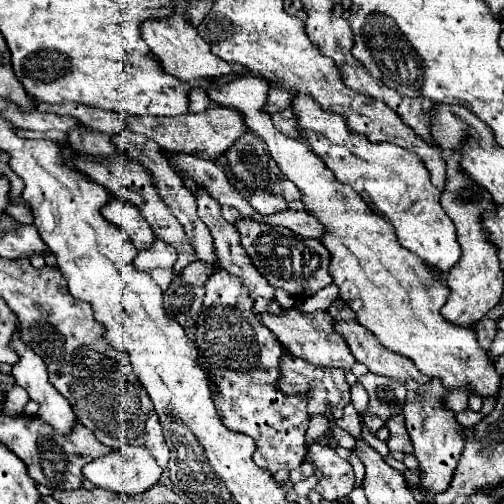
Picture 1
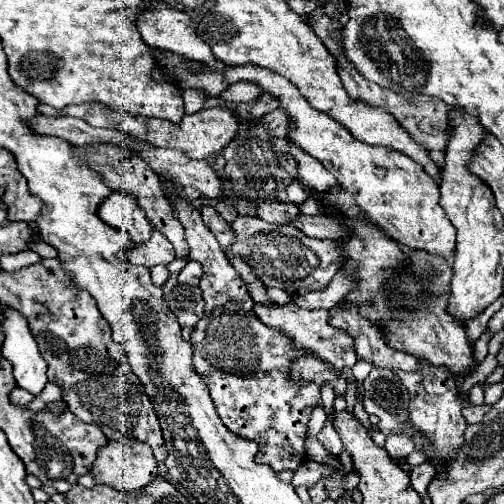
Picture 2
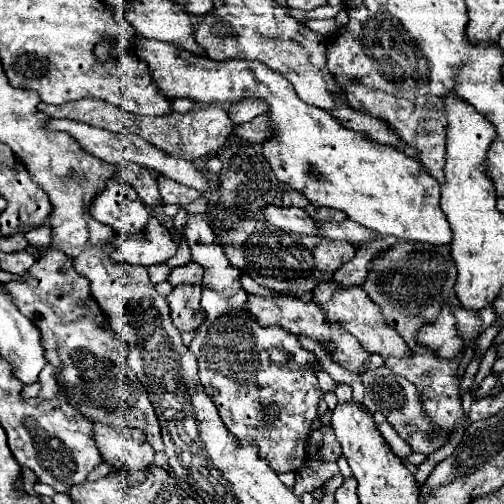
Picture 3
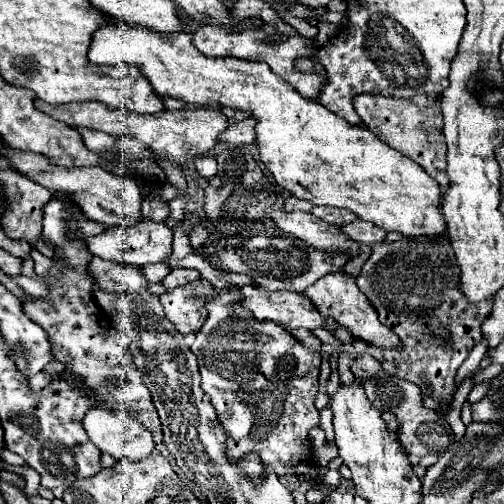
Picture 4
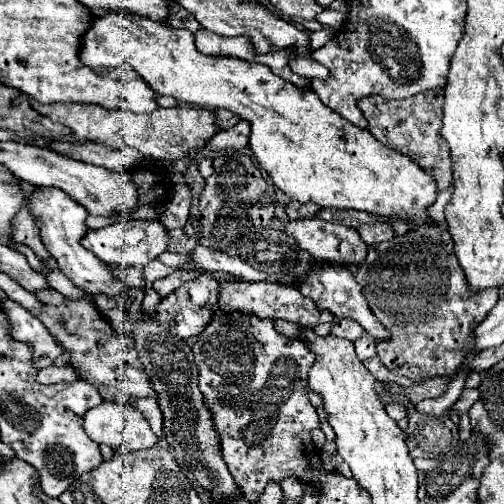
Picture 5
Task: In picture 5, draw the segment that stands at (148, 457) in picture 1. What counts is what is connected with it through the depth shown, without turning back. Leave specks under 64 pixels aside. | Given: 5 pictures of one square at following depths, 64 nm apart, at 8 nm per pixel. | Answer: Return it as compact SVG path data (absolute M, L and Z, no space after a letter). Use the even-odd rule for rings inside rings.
M104 400L100 406L90 408L84 414L84 430L94 442L98 442L98 444L104 442L104 444L110 444L112 448L124 446L128 450L142 450L142 448L154 446L158 442L158 438L150 430L150 424L144 420L144 416L140 416L140 412L136 412L136 408L116 404L114 400Z

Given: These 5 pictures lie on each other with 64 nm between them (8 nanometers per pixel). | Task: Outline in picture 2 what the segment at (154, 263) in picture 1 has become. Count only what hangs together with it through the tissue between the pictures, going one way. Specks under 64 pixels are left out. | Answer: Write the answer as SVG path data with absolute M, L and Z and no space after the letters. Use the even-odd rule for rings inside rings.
M152 228L150 240L144 244L134 244L134 248L126 250L126 256L130 264L152 268L156 264L170 264L176 254L168 238L162 232L156 232L156 228Z

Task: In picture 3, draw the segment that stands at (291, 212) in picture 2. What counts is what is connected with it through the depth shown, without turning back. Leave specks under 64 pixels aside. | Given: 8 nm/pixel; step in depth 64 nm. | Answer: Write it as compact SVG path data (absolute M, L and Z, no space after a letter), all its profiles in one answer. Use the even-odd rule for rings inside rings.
M272 204L264 210L264 216L272 226L276 226L280 230L318 236L318 232L316 232L318 222L314 218L310 218L302 208L294 208L294 206L284 208L284 206L274 206Z

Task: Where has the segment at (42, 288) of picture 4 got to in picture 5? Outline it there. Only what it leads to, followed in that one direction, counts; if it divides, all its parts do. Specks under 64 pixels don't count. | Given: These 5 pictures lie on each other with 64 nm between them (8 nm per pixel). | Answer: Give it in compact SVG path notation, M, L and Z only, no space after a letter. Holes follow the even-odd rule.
M54 289L37 292L36 297L44 304L55 306L60 306L60 304L64 304L64 302L66 302L66 298L64 298L60 292L56 292Z

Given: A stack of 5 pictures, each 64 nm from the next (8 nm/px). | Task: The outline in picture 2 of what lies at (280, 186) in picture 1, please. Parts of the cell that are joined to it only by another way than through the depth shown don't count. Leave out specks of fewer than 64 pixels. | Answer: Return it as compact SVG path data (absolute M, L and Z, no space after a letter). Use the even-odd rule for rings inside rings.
M290 182L288 188L286 188L286 198L288 198L288 202L294 202L298 206L298 204L302 204L308 198L308 194L298 184Z

